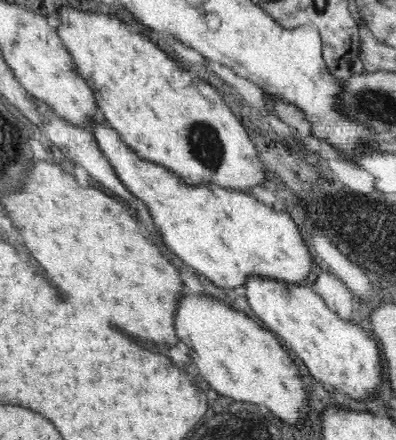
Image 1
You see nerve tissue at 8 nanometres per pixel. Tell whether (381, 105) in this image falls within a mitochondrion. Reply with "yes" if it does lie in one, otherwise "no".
yes

